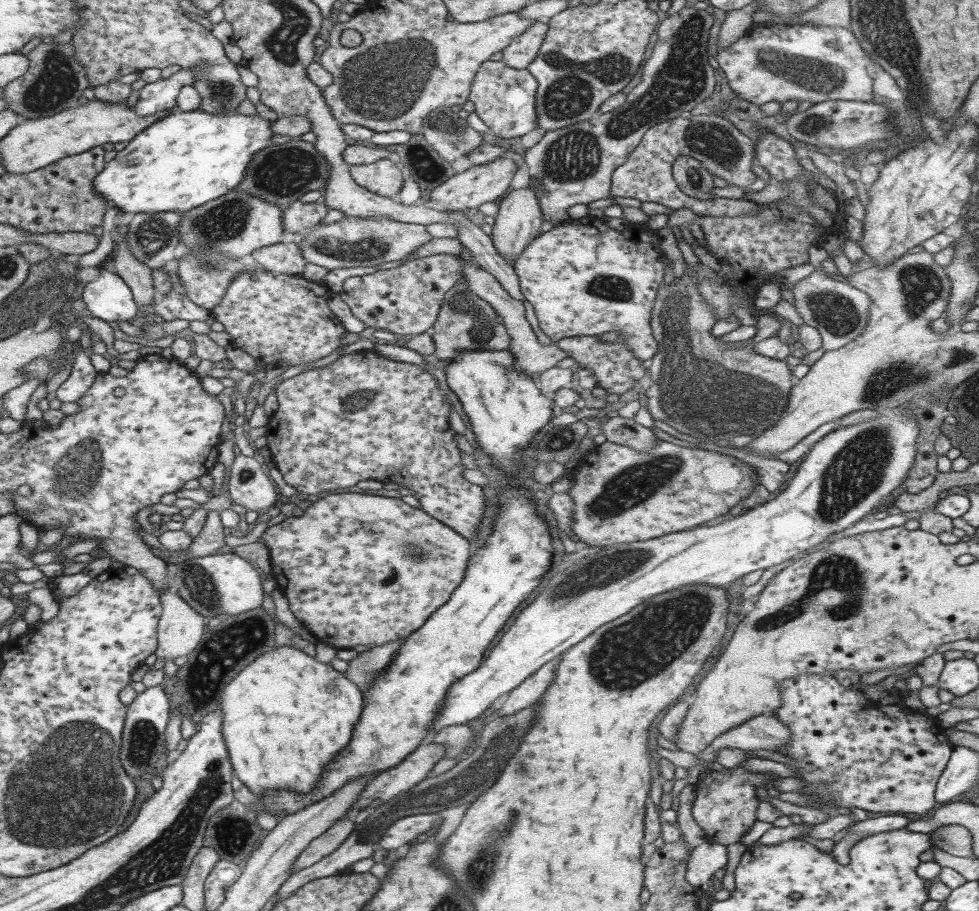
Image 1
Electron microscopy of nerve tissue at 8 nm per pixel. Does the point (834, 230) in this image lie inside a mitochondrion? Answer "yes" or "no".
no

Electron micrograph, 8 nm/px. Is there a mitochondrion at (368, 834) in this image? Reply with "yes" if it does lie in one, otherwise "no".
yes

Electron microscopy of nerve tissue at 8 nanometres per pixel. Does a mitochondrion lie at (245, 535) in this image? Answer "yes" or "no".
no

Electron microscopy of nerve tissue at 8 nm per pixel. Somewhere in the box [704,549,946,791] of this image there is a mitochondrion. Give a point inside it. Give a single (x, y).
(839, 571)

